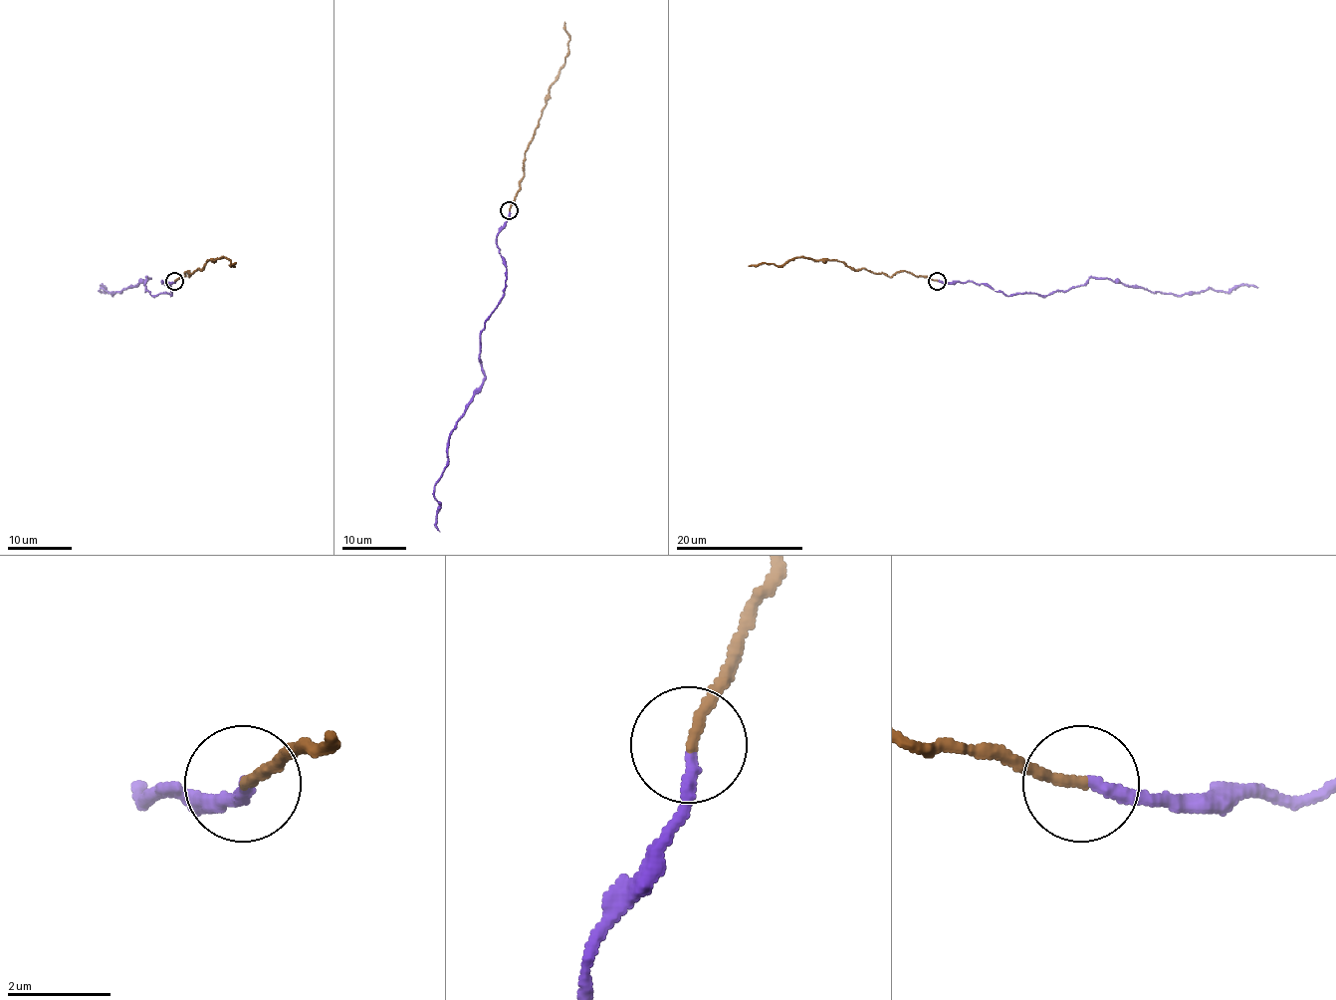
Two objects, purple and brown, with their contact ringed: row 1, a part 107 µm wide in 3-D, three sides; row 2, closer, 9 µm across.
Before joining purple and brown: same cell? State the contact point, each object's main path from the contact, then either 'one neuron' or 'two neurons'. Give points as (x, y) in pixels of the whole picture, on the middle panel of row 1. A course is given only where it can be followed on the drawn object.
at (509, 210); purple runs (510, 210), (497, 236), (506, 285), (481, 333), (484, 384), (457, 422), (447, 467), (434, 486), (439, 531); brown runs (510, 210), (524, 176), (526, 149), (543, 113), (548, 89), (568, 54), (569, 35), (563, 22); one neuron

